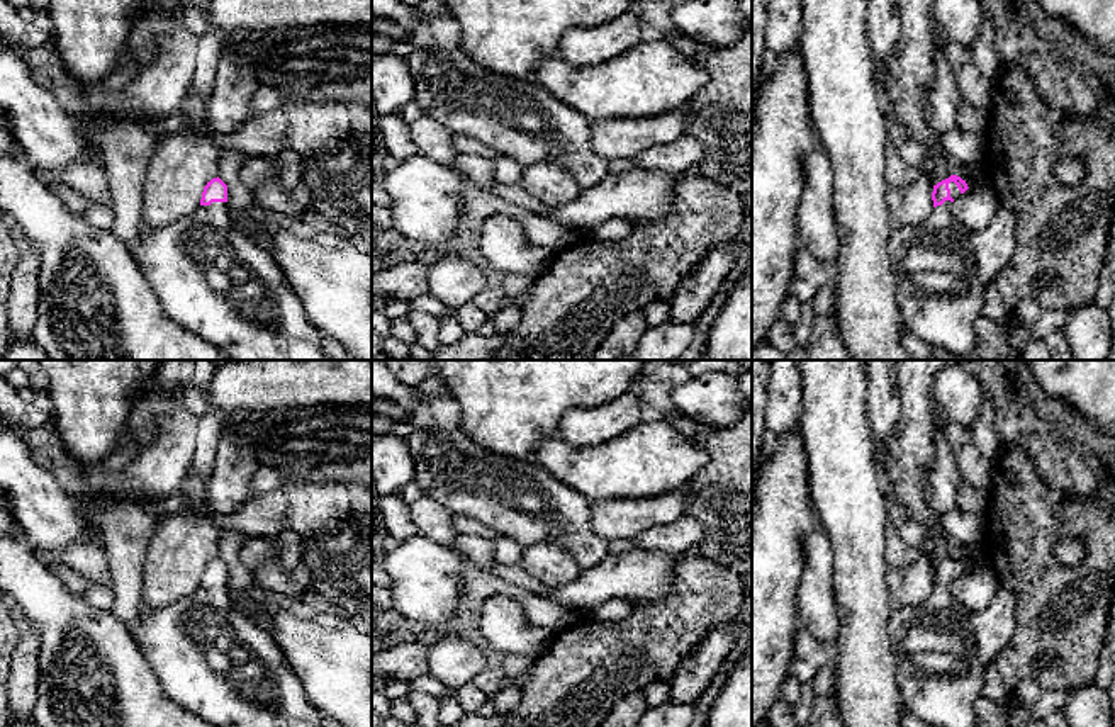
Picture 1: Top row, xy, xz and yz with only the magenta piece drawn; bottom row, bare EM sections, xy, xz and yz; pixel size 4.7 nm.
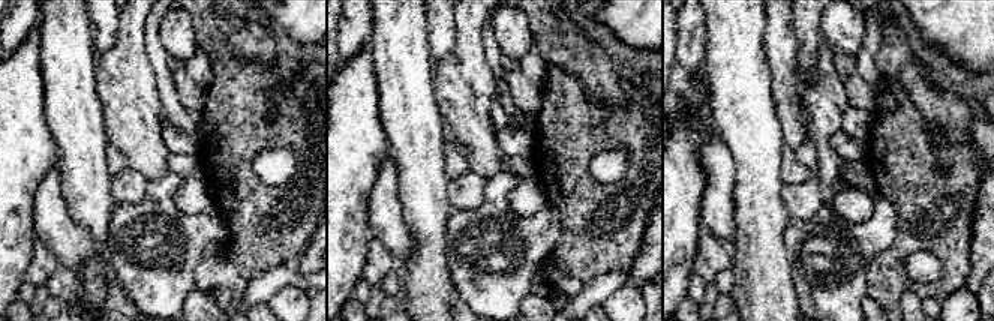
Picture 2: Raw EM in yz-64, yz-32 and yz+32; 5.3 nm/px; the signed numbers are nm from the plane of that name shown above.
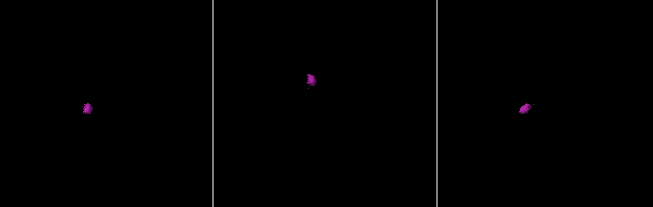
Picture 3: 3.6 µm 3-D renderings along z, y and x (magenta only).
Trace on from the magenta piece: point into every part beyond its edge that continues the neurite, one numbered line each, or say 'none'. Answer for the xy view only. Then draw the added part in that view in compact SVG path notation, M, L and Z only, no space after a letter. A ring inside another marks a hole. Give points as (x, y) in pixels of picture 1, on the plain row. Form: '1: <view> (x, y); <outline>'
1: xy (209, 658); M226 583L199 586L161 610L141 603L129 630L166 695L214 727L322 727L324 715L309 702L302 681L272 634L234 606Z

